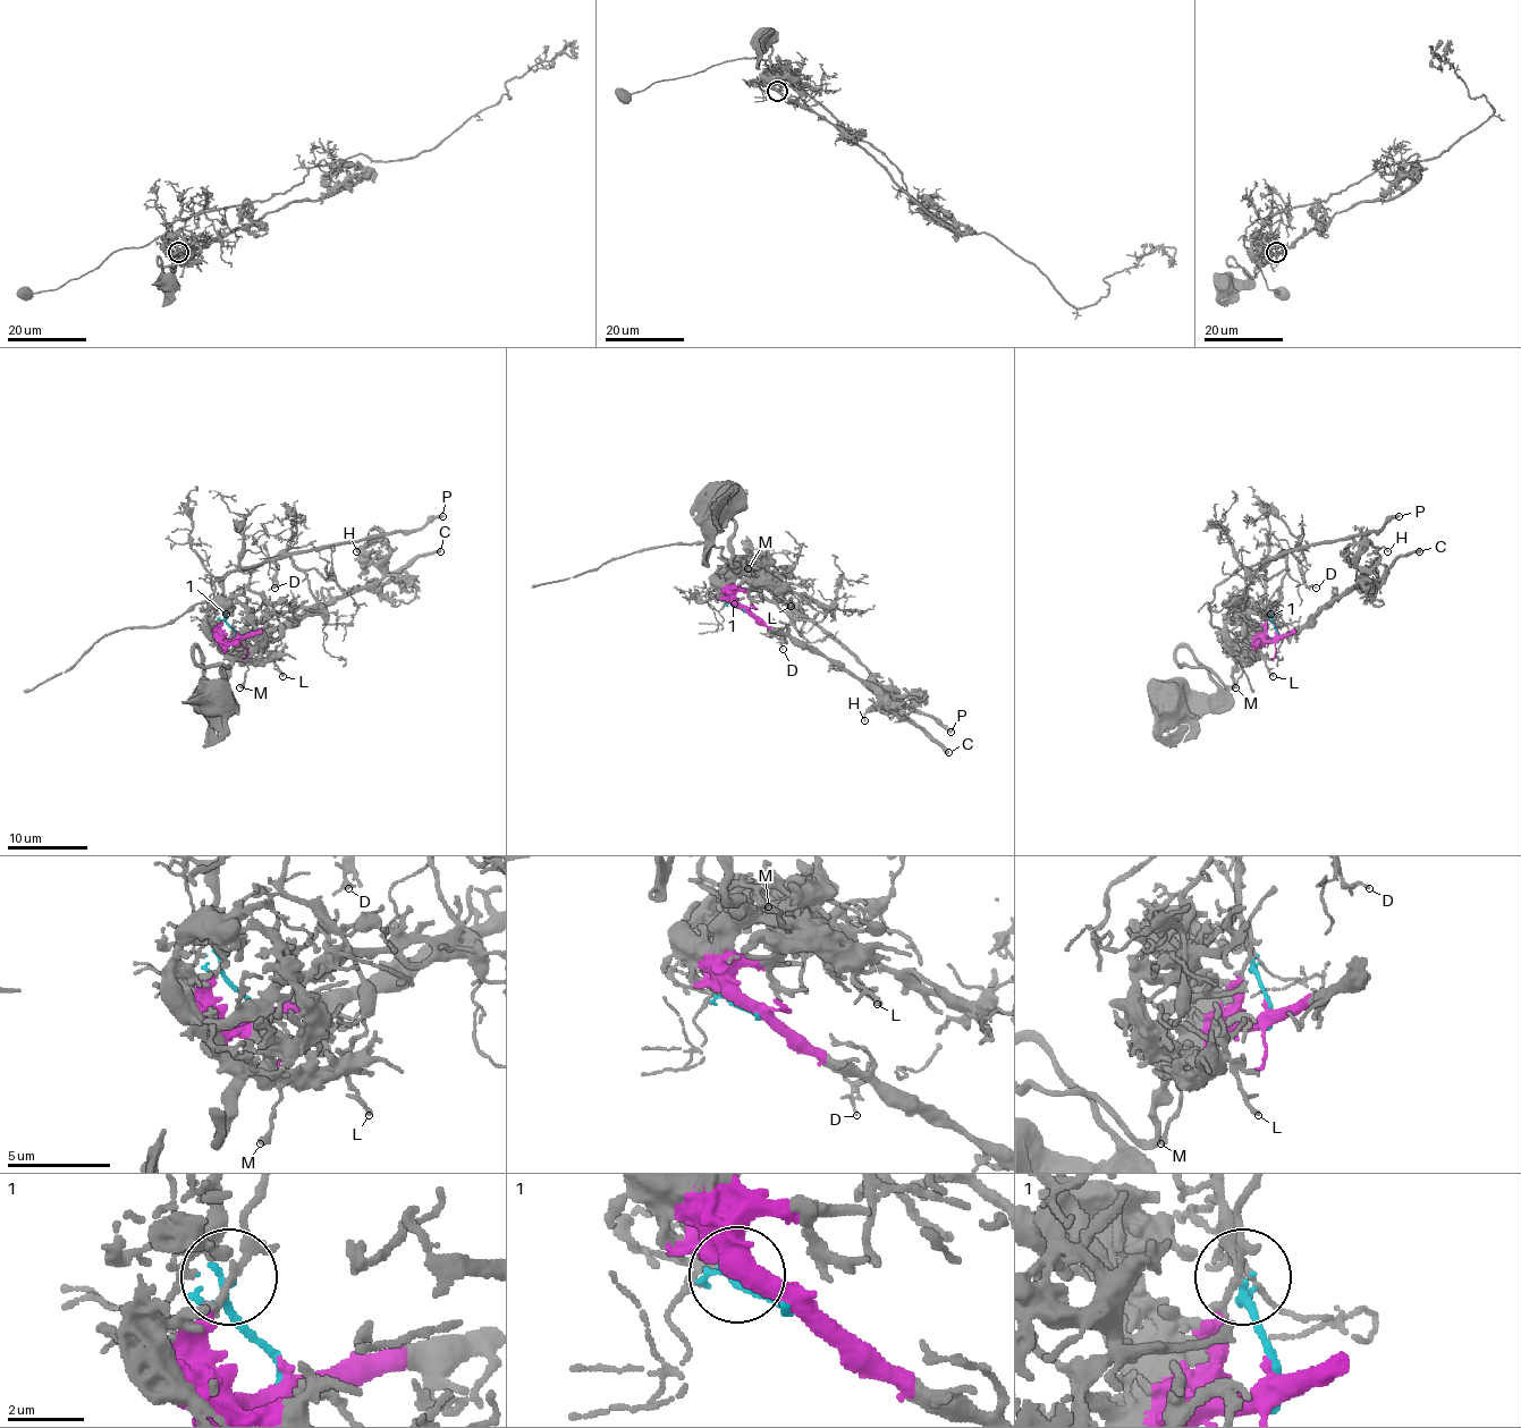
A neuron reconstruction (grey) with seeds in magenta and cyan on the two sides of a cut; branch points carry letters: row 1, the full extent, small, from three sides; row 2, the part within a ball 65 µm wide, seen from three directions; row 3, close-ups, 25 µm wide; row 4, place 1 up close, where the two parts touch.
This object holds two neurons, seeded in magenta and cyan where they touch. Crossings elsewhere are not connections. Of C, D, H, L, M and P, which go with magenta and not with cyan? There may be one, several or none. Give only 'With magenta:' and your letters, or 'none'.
With magenta: C, H, L, M

